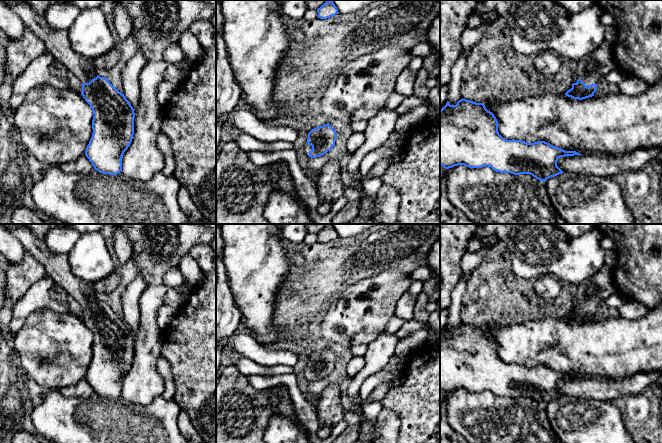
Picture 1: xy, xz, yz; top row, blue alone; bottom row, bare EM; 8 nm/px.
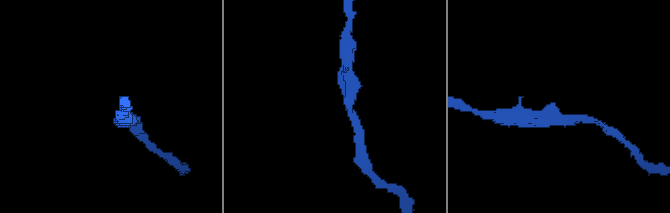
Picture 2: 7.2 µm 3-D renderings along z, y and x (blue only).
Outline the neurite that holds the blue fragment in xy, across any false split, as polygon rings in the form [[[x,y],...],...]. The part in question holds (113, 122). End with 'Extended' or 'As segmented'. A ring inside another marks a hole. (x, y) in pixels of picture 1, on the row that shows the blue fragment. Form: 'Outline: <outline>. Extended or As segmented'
Outline: [[[26,3],[6,4],[14,11],[38,37],[54,60],[59,61],[82,83],[81,94],[93,111],[92,137],[86,147],[85,155],[95,170],[103,174],[117,175],[122,171],[122,158],[130,146],[134,135],[134,109],[124,94],[119,92],[105,77],[97,75],[93,58],[77,54],[71,47],[68,30],[54,30],[44,19]]]. Extended

